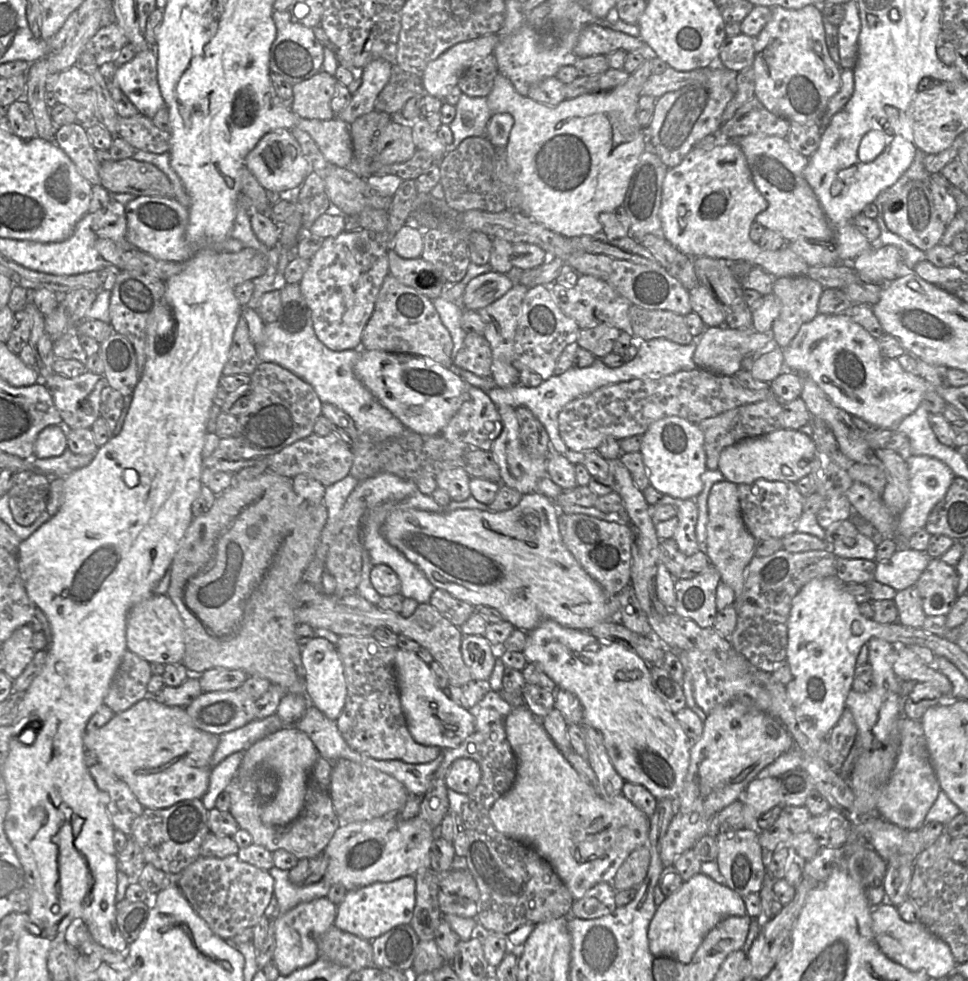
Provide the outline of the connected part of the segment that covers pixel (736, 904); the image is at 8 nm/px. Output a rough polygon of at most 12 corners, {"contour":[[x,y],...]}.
{"contour":[[699,872],[657,906],[654,957],[689,963],[744,898]]}

